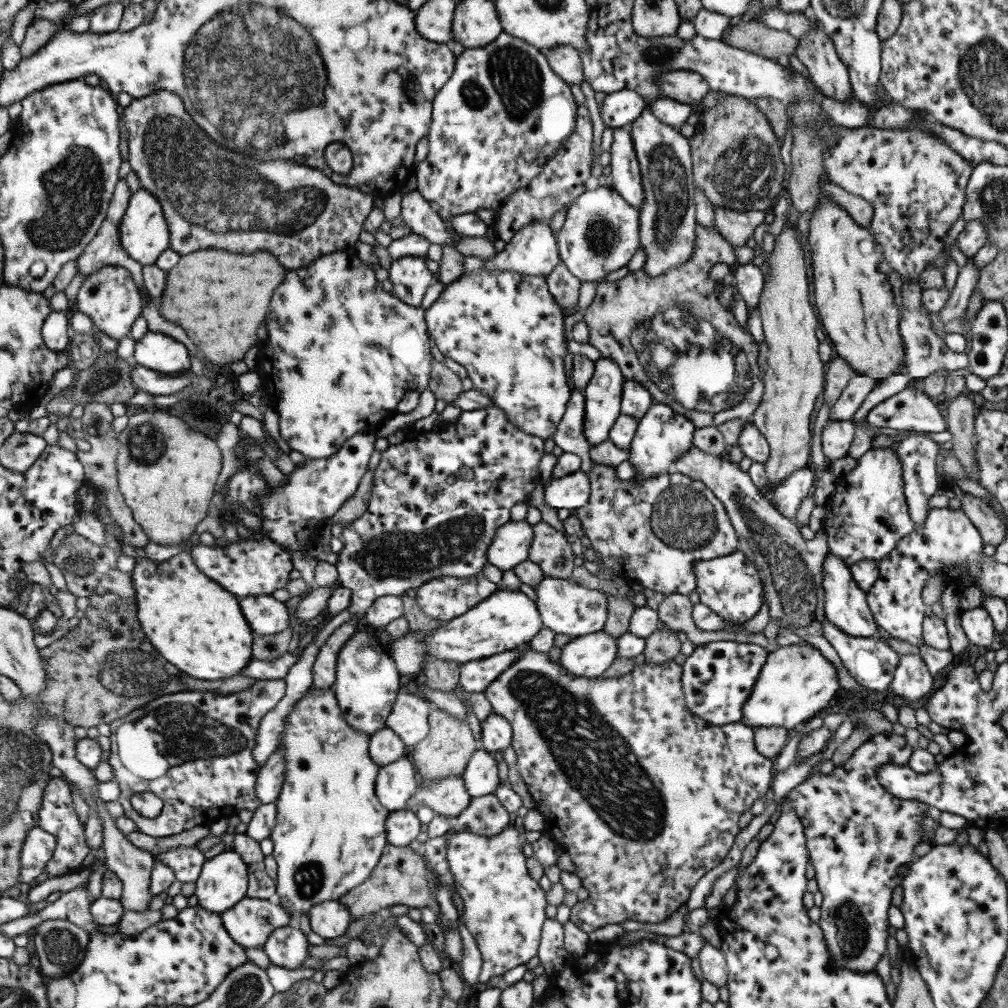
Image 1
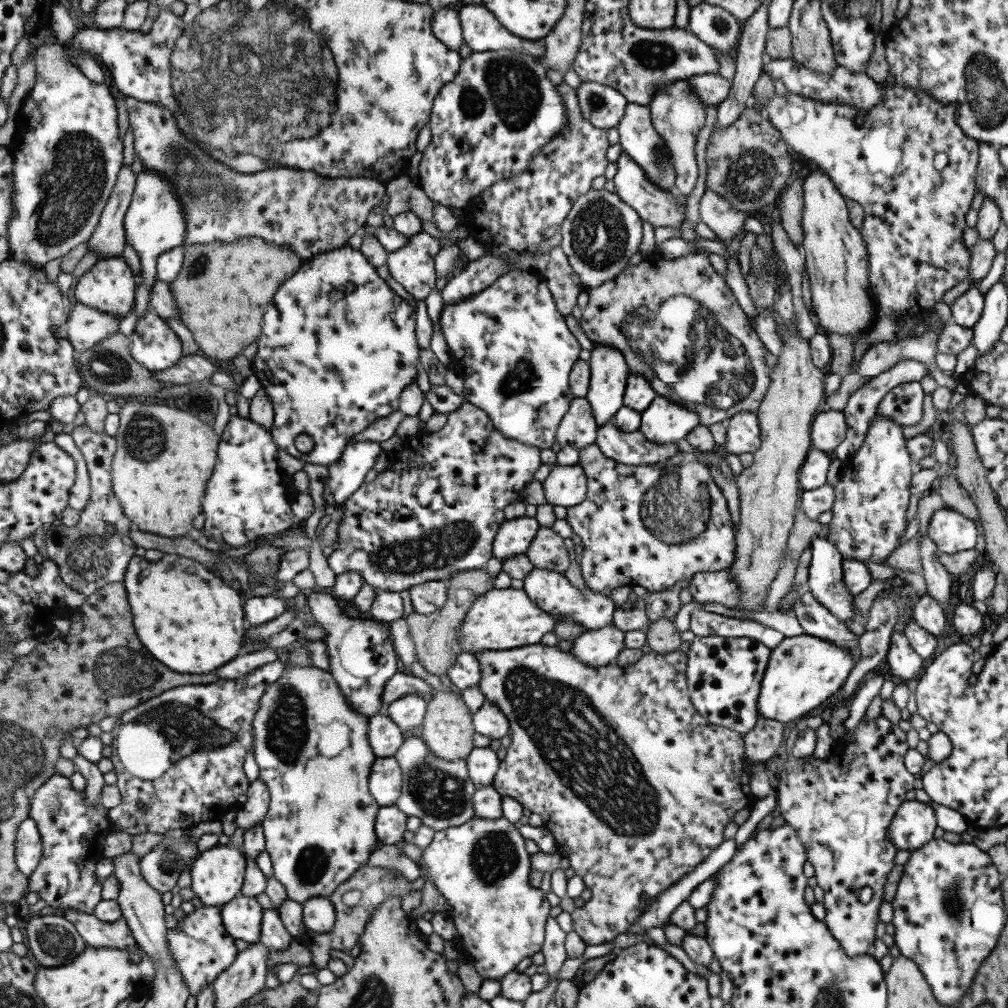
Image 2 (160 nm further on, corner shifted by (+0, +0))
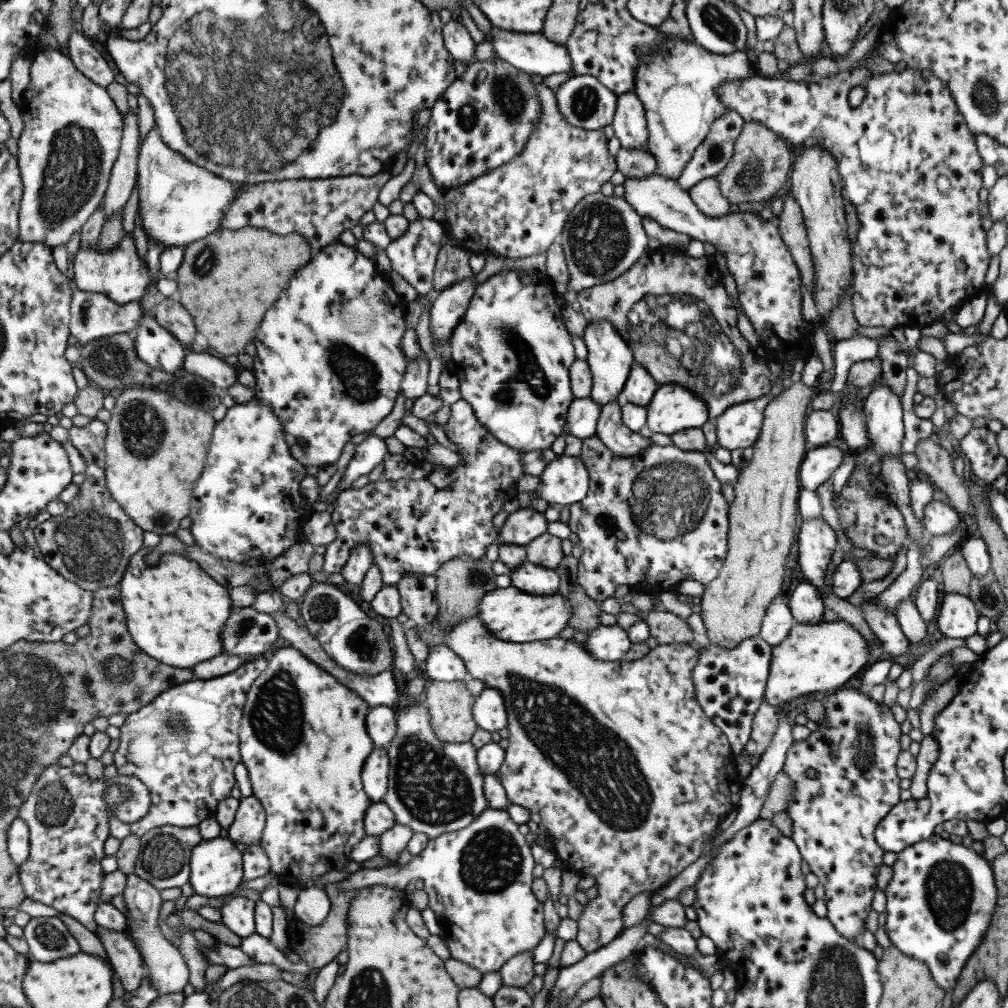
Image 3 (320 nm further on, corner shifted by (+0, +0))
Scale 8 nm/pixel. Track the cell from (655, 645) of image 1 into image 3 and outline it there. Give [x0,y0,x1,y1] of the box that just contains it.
[643,610,693,645]

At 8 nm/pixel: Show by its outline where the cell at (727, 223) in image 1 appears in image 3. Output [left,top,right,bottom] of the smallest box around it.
[686,178,729,218]

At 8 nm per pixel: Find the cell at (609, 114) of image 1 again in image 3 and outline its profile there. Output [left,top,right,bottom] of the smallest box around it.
[554,74,616,131]

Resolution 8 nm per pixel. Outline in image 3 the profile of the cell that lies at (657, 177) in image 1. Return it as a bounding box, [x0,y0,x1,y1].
[610,91,647,149]

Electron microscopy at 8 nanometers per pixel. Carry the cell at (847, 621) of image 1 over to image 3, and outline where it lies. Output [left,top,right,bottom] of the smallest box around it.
[797,517,837,598]

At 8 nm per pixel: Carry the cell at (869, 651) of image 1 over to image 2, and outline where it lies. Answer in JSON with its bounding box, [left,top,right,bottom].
[792,589,861,666]

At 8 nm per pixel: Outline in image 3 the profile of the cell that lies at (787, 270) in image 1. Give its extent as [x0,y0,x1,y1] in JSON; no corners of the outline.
[700,381,818,649]

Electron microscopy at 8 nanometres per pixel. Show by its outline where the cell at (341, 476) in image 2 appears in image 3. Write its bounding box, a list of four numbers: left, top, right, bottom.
[339,435,389,492]

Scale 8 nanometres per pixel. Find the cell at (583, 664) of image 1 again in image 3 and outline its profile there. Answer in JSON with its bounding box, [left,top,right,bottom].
[583,624,630,662]

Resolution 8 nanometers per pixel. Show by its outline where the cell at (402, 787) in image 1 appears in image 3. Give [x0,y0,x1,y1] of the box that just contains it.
[364,747,391,803]

